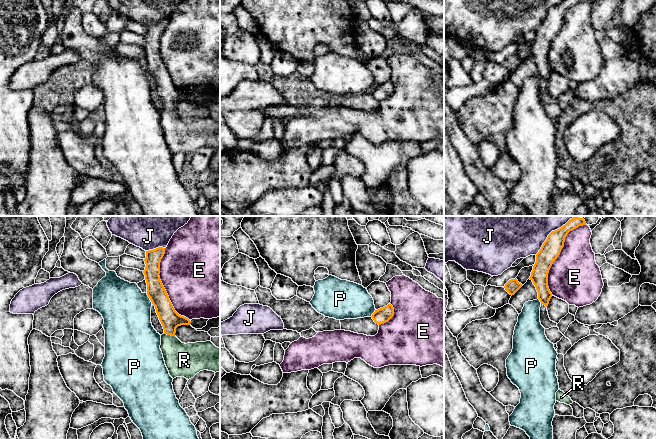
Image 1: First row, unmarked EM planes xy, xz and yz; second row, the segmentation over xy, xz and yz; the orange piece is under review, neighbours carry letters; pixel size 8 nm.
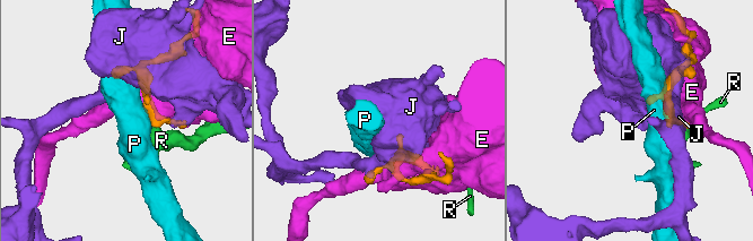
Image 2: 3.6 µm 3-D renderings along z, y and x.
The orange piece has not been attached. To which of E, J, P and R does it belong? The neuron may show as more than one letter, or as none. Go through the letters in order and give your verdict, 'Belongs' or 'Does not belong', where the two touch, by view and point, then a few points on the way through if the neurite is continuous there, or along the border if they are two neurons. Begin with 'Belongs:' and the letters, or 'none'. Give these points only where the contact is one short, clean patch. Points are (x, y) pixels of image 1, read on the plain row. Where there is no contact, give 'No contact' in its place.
Belongs: R
E: Does not belong. Touches orange at yz (559, 30)
J: Does not belong. Touches orange at yz (548, 12)
P: Does not belong. Touches orange at xy (149, 73). Boundary: xy (146, 69), (152, 79)
R: Belongs. Touches orange at xy (169, 110). Path across: xy (170, 95), (169, 110), (171, 123), (184, 136)

